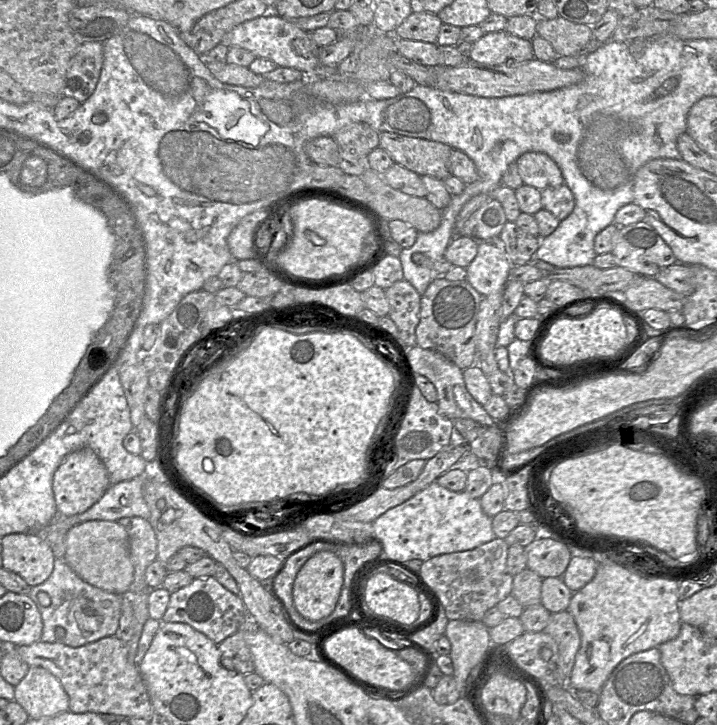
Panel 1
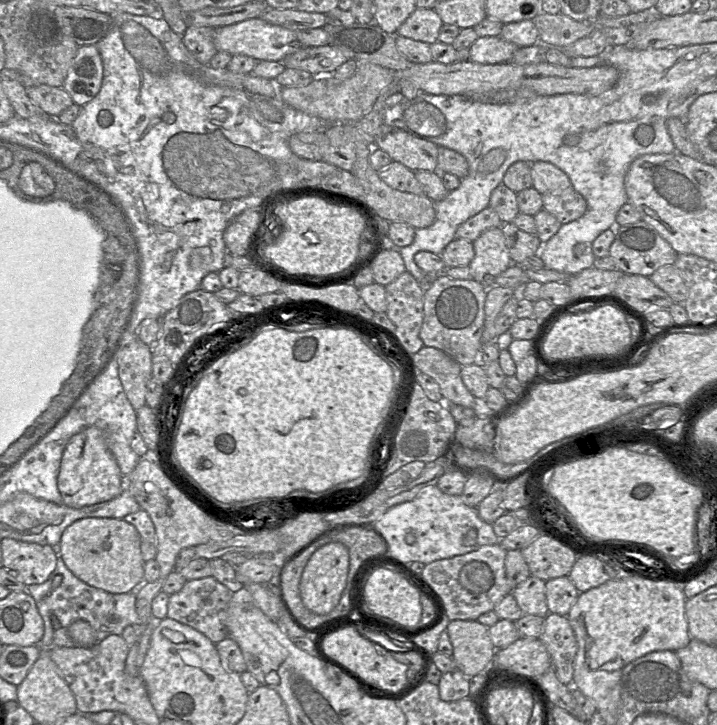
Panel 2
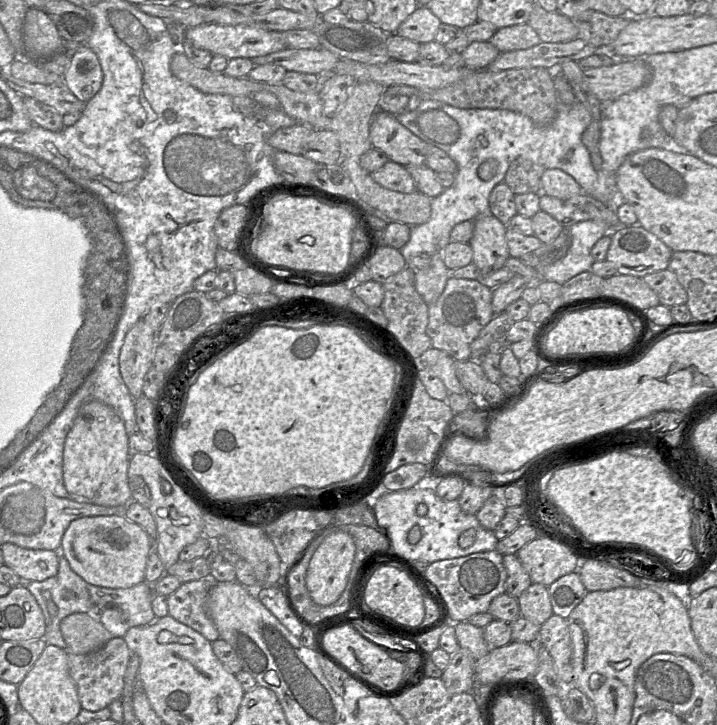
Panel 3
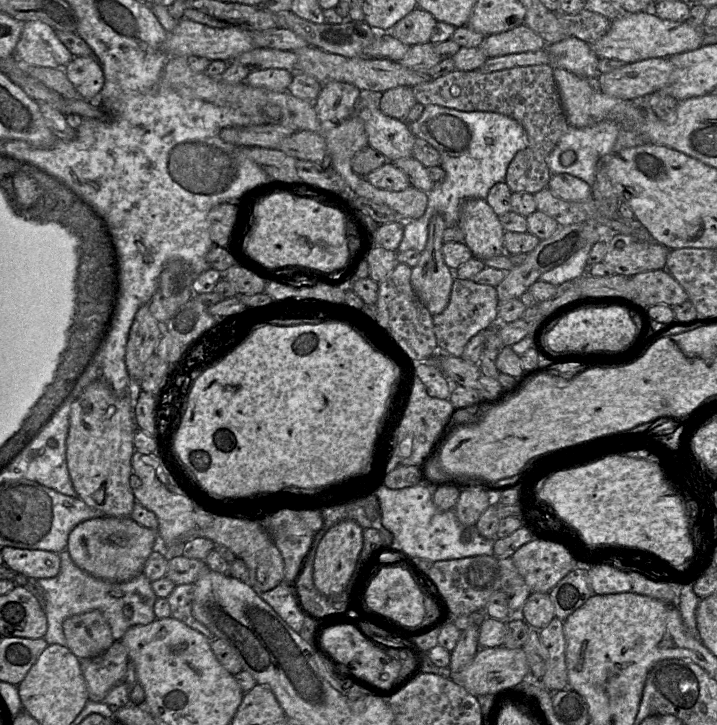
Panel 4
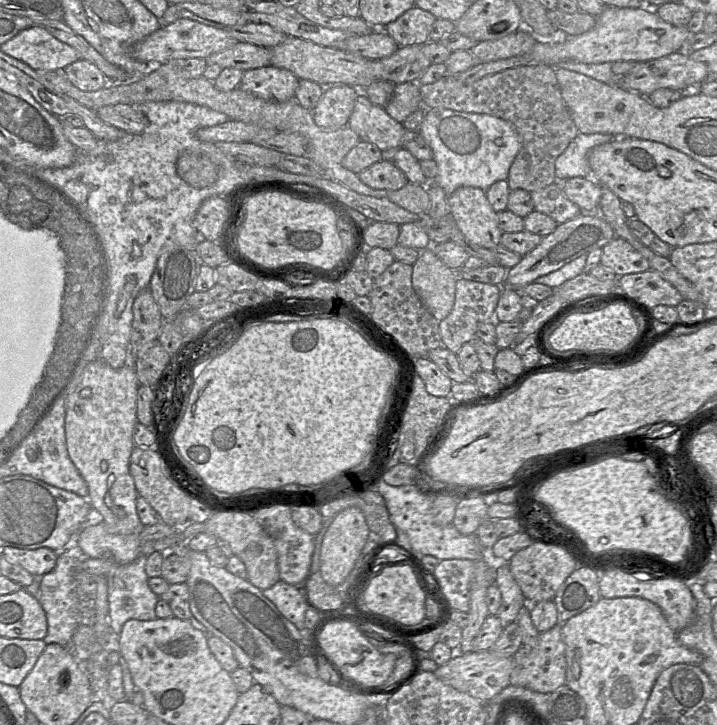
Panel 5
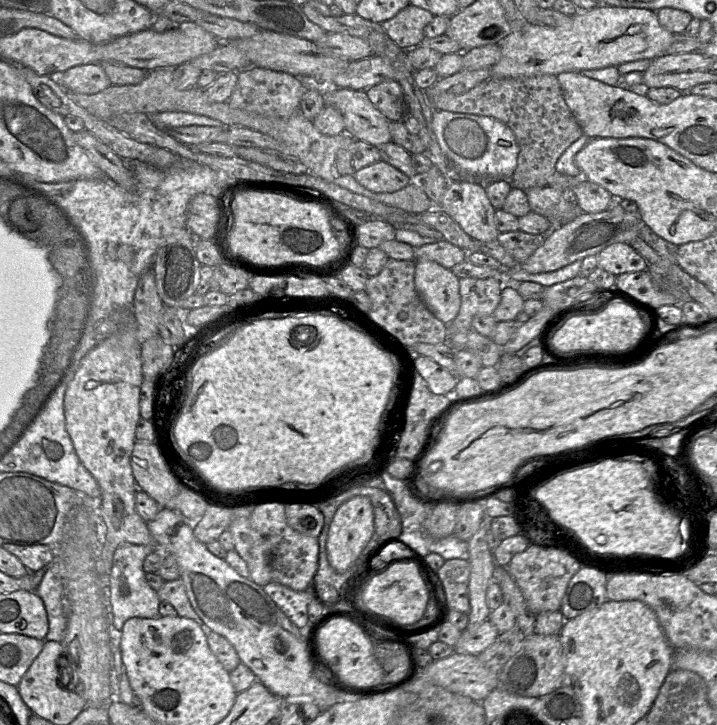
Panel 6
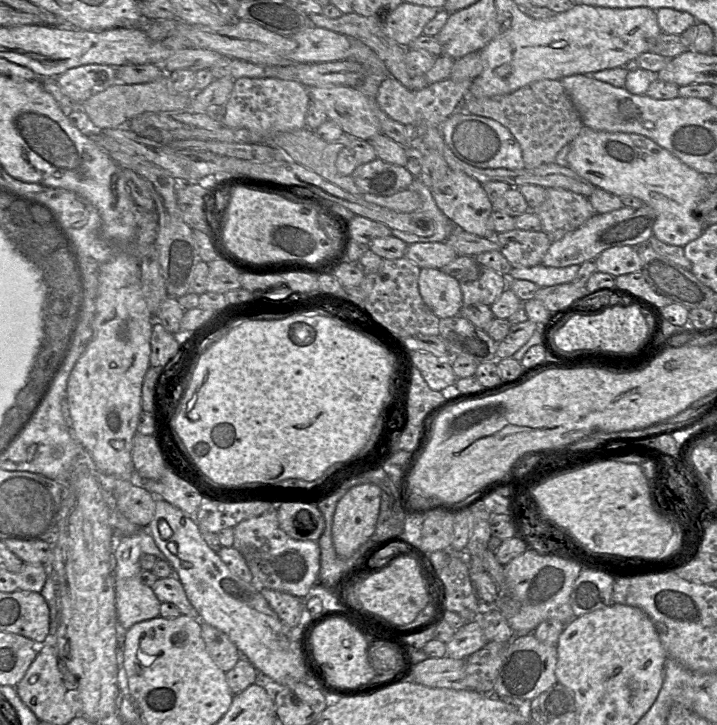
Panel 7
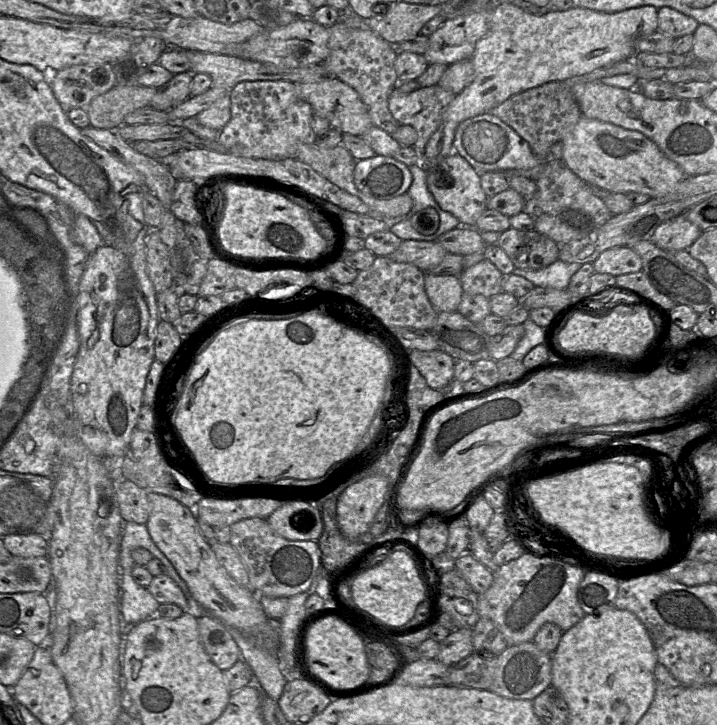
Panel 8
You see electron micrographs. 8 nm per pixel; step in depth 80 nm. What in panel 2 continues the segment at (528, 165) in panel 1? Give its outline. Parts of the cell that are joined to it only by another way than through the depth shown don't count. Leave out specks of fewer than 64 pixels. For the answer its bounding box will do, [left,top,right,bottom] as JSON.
[531,161,572,195]

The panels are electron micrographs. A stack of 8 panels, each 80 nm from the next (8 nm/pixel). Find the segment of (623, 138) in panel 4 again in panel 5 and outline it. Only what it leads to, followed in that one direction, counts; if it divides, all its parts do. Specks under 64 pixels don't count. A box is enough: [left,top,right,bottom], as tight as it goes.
[555,132,614,181]

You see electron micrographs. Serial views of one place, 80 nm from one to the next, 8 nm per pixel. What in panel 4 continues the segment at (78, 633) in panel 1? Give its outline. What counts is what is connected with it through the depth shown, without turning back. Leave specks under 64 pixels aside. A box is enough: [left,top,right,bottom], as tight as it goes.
[24,552,158,647]

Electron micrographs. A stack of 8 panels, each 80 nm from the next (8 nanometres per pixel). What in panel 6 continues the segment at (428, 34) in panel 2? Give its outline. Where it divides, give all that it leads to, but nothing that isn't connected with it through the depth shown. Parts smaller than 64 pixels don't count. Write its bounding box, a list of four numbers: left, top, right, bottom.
[381,4,433,50]

